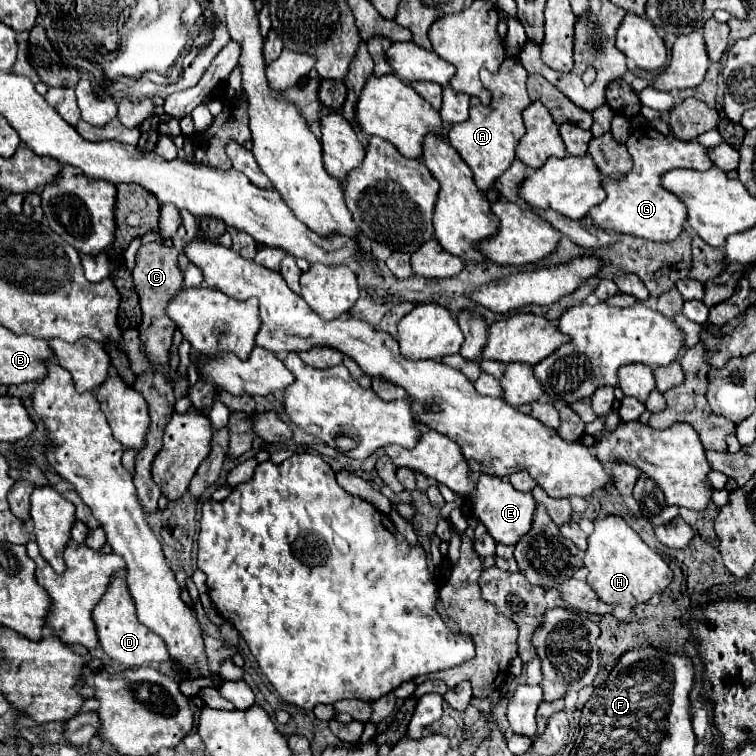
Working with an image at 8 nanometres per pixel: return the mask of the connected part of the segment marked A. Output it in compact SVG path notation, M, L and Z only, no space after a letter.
M516 57L504 59L500 71L488 73L482 69L480 79L486 89L494 89L494 101L484 107L476 97L470 99L470 117L464 123L452 125L448 131L448 141L466 161L466 165L474 173L474 183L480 191L488 191L496 177L500 177L514 161L514 147L518 145L520 137L524 135L526 127L522 123L522 109L530 105L530 97L526 91L528 73L516 61Z

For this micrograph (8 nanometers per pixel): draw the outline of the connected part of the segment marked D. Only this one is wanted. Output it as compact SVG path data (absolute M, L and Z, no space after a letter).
M112 575L110 583L112 585L108 585L100 603L92 611L92 621L96 625L98 641L100 641L100 647L104 649L104 653L124 667L142 667L142 665L156 665L156 663L168 661L170 655L166 651L164 641L138 621L136 607L134 607L130 593L128 593L124 577Z

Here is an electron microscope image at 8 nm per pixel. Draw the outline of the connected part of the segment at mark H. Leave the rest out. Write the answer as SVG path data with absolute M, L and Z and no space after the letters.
M606 515L604 519L596 519L594 533L588 539L584 567L588 569L588 583L604 603L640 605L652 595L662 593L672 581L672 571L666 561L652 551L622 517Z

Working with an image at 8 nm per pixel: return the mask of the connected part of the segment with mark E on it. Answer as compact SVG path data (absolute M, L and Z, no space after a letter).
M480 475L474 491L474 517L488 529L492 539L502 545L516 545L524 533L528 533L532 525L532 513L536 509L536 501L530 493L516 491L508 479L492 477L492 475Z

